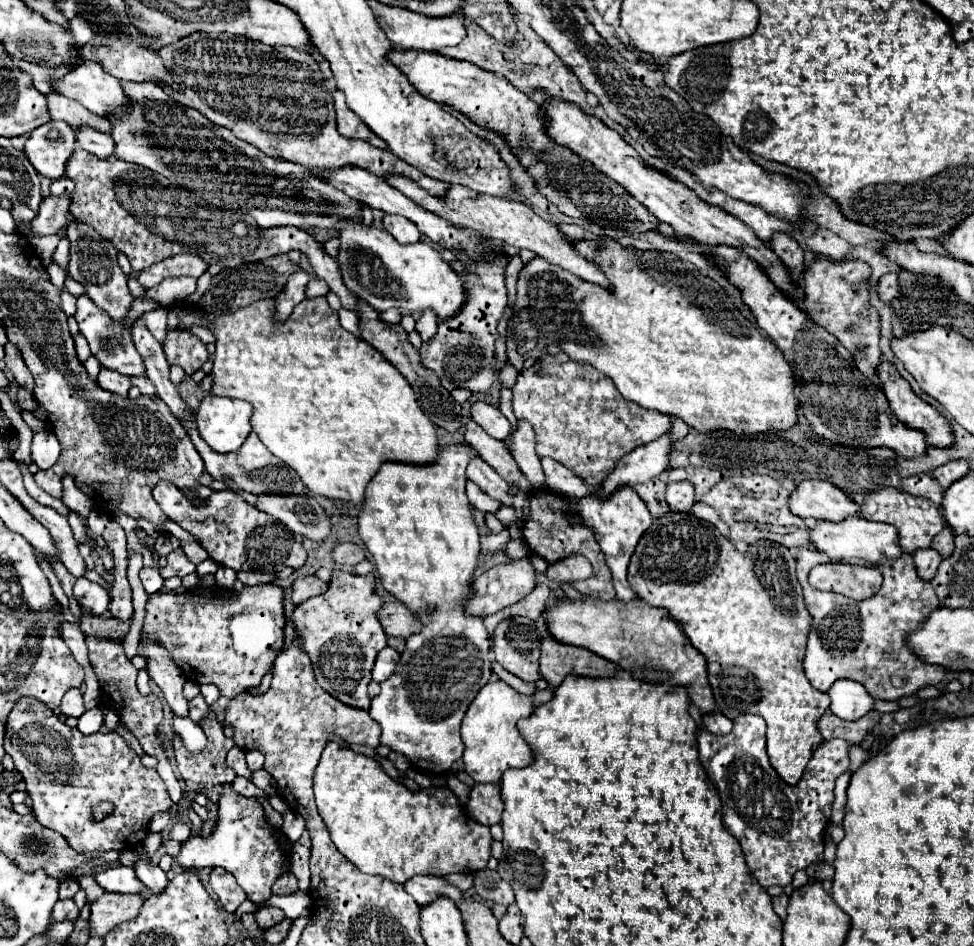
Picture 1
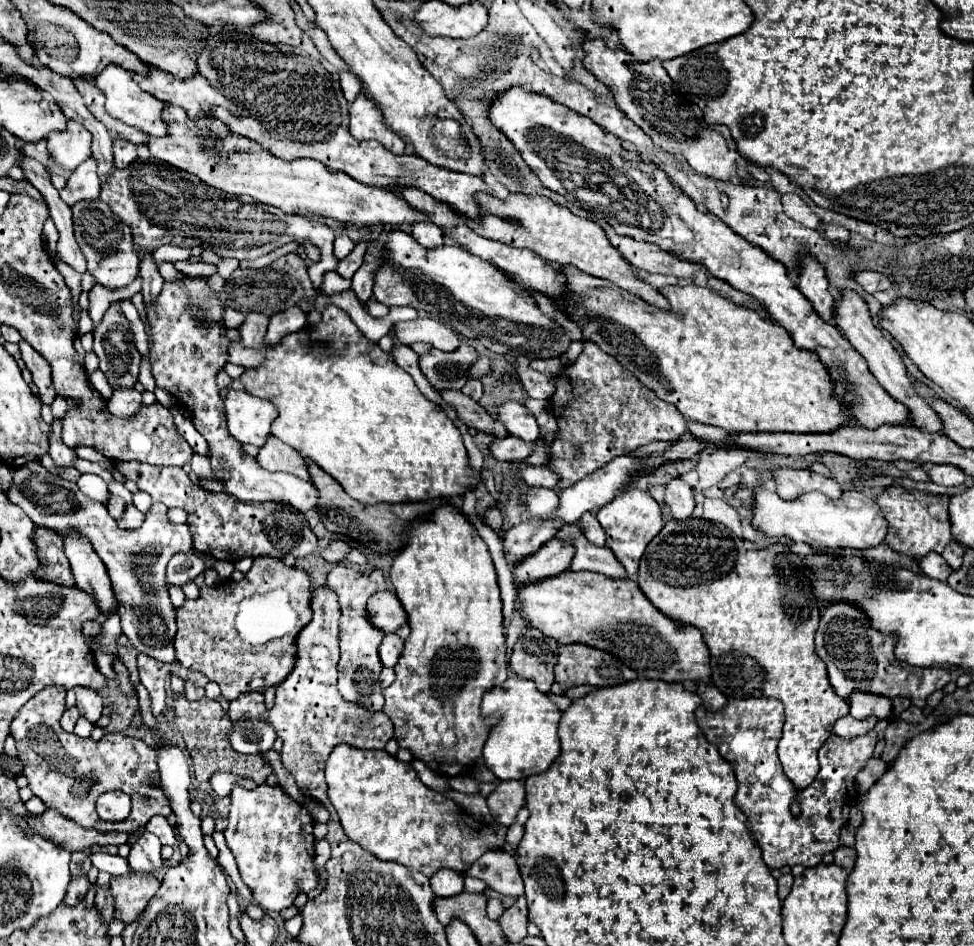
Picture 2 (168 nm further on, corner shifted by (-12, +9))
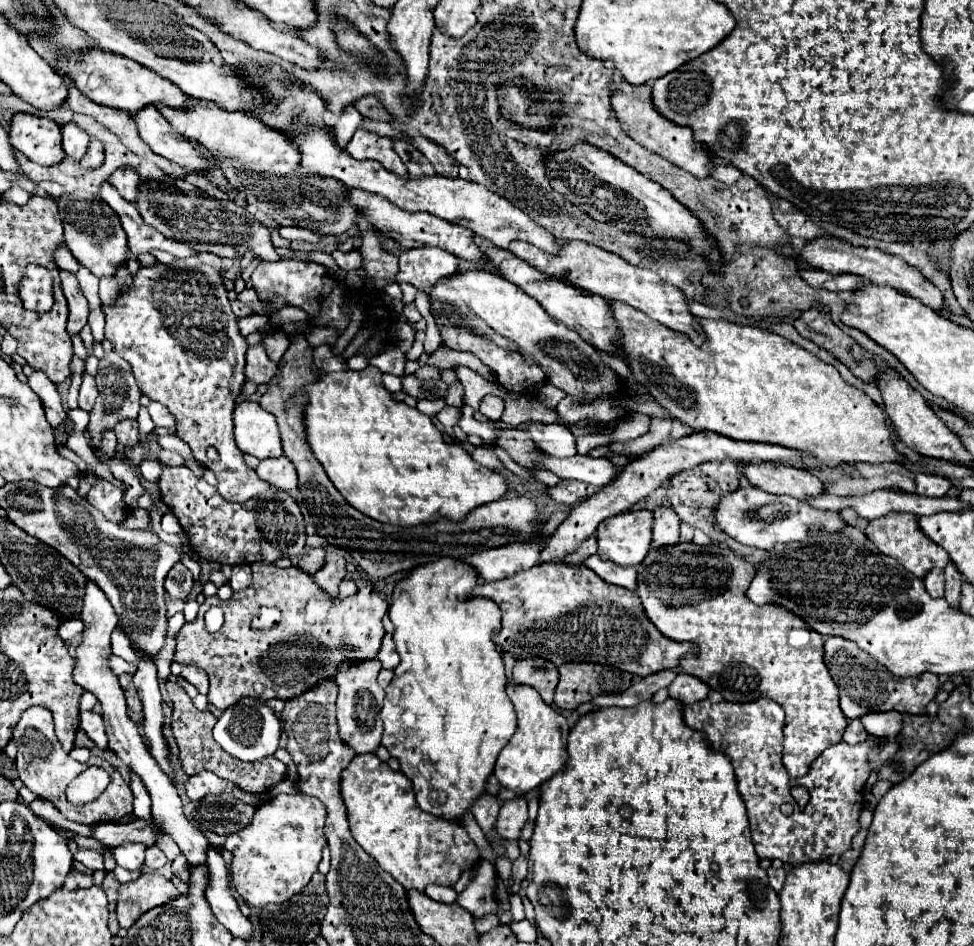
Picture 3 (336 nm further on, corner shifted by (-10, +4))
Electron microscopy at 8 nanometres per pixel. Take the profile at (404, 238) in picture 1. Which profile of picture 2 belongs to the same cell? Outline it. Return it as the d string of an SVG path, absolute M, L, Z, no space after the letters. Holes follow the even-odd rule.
M415 223L413 231L411 231L413 239L425 247L425 249L435 249L435 247L441 247L445 243L445 235L439 227L435 227L433 223Z

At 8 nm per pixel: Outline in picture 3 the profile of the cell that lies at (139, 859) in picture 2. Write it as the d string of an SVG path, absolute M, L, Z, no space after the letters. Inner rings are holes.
M121 844L113 850L119 866L127 870L141 870L145 864L145 844Z

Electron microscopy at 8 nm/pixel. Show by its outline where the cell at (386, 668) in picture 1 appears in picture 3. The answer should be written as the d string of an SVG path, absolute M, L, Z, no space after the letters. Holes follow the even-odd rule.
M385 634L377 658L381 660L383 668L389 668L389 670L393 670L393 668L399 664L399 656L397 656L397 652L395 652L395 644L393 644L391 634Z

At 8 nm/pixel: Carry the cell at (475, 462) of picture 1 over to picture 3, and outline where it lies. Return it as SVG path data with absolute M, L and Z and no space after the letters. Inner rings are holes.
M597 554L585 558L581 564L591 568L607 584L615 584L615 586L621 586L621 588L627 588L627 590L635 590L635 586L637 586L635 568L621 568L621 566L609 562L609 560L601 560Z

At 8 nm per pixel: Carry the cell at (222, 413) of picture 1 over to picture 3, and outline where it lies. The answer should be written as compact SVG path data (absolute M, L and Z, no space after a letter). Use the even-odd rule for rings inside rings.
M237 402L233 410L233 424L235 440L241 452L253 454L259 460L283 456L275 416L263 410L257 402Z

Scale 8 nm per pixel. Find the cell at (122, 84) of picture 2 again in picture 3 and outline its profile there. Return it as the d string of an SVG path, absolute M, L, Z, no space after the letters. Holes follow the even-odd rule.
M153 104L149 108L141 108L137 116L131 116L131 120L139 128L139 138L159 156L179 164L185 174L205 170L203 156L191 146L185 136L181 136L159 112Z

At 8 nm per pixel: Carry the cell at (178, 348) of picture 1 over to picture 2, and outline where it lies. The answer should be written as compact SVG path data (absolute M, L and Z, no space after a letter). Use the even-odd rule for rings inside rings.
M187 275L183 281L163 283L161 293L145 307L145 317L151 327L149 361L157 387L171 393L177 403L189 411L191 423L205 437L213 475L223 483L223 491L239 501L279 501L289 503L301 513L315 509L315 487L289 473L269 473L259 467L257 459L243 451L243 445L229 435L217 373L227 363L229 339L223 323L223 303L207 285L207 277Z

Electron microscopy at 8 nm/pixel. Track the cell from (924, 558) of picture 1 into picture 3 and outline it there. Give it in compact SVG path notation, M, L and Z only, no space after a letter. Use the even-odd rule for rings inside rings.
M933 568L931 572L927 572L927 576L923 578L923 582L927 586L927 592L933 598L941 598L943 596L943 592L945 592L945 576L943 576L943 570Z

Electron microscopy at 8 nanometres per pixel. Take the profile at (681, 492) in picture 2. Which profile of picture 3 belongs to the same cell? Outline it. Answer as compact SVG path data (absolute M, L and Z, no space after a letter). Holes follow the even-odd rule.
M657 506L653 510L655 526L653 526L653 546L667 546L679 542L679 526L681 518L669 506Z

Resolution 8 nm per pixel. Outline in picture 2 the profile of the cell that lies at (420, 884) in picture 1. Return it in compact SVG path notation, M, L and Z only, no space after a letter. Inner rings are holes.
M437 871L429 881L433 893L439 897L453 897L463 891L463 875L455 871Z

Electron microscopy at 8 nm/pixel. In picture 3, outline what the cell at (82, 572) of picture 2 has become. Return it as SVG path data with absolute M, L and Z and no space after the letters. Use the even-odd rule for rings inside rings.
M93 580L85 582L85 596L83 596L83 610L81 610L81 620L85 624L83 630L83 640L77 648L75 660L77 666L73 670L73 678L79 686L83 686L87 692L93 692L101 706L103 706L103 718L105 718L105 732L107 732L107 740L109 740L109 748L141 778L141 782L145 784L151 800L153 800L153 820L157 820L157 824L161 824L161 828L165 828L165 834L169 834L175 844L181 848L183 856L187 858L187 862L191 866L203 864L205 862L205 852L207 852L207 838L203 836L201 830L195 828L195 824L191 824L191 820L183 814L183 804L181 798L177 794L177 790L173 788L171 780L165 776L165 772L161 772L159 764L149 756L149 750L137 730L137 724L129 718L127 714L127 704L125 704L125 696L123 690L119 686L117 676L111 672L109 668L109 654L111 654L111 632L117 626L117 614L113 612L113 606L109 604L107 596L101 592L101 588L97 588L97 584L93 584Z

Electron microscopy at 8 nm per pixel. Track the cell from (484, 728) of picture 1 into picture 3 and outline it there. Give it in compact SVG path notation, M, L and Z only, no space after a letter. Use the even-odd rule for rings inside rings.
M509 684L507 696L511 698L517 712L517 730L507 742L507 746L499 752L495 762L495 776L503 788L515 792L529 792L539 788L545 780L549 780L555 772L559 772L567 760L567 734L569 722L563 714L545 704L537 690L523 684Z

